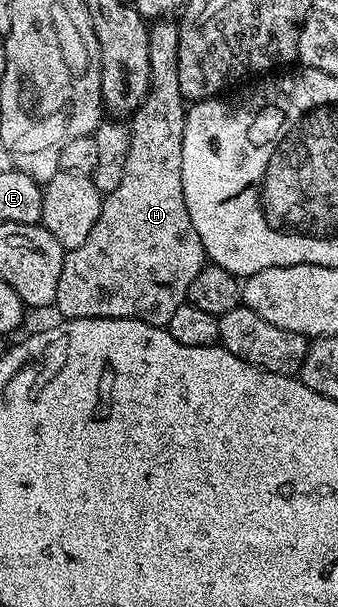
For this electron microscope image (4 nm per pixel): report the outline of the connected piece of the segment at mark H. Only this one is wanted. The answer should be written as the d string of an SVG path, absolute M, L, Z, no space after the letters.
M172 18L156 20L149 27L149 52L149 92L128 124L131 149L127 153L123 181L102 198L101 216L91 233L87 233L87 241L74 251L65 252L55 304L62 320L138 319L152 327L168 328L175 309L186 302L191 281L207 265L203 241L199 241L199 233L191 225L191 213L187 213L187 201L183 197L183 125L187 101L179 89L179 26Z

